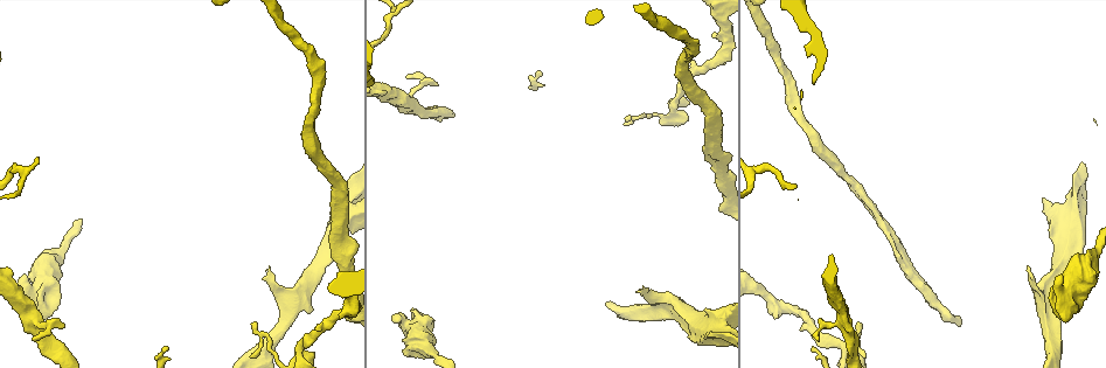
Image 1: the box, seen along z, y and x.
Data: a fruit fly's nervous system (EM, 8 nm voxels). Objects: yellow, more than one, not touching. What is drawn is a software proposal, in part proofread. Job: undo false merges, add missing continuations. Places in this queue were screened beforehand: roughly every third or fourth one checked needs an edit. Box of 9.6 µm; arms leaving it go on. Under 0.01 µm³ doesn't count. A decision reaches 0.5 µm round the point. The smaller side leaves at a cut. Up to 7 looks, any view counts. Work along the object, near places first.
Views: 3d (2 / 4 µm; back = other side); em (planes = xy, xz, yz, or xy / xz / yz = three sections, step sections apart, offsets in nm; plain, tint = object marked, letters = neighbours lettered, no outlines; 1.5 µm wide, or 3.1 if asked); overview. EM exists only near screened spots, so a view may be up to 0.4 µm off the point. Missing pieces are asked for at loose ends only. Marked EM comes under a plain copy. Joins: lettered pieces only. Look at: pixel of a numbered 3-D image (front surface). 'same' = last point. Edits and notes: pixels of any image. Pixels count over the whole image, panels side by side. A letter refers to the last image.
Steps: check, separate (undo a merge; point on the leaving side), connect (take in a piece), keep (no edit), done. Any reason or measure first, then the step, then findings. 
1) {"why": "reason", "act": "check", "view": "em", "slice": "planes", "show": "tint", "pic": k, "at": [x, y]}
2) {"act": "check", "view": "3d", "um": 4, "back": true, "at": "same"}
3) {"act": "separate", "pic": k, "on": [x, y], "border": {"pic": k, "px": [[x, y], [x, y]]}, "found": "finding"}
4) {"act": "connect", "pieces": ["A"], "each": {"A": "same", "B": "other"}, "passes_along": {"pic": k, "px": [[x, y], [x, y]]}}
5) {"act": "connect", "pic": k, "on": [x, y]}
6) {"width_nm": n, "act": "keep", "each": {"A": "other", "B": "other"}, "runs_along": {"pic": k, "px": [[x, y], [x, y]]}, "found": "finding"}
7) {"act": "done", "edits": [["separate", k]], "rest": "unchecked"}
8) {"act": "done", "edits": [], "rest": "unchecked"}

{"why": "sharp bend", "act": "check", "view": "em", "slice": "xz", "step": 4, "show": "tint", "pic": 1, "at": [844, 350]}

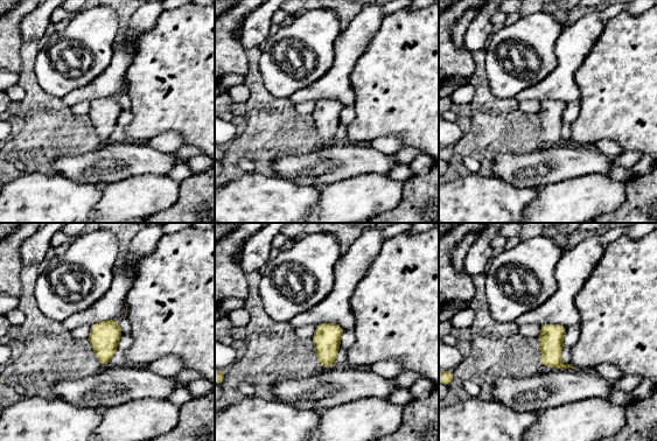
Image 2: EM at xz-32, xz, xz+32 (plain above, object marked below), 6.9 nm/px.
{"why": "cut it another way", "act": "check", "view": "em", "slice": "planes", "show": "letters", "at": "same"}

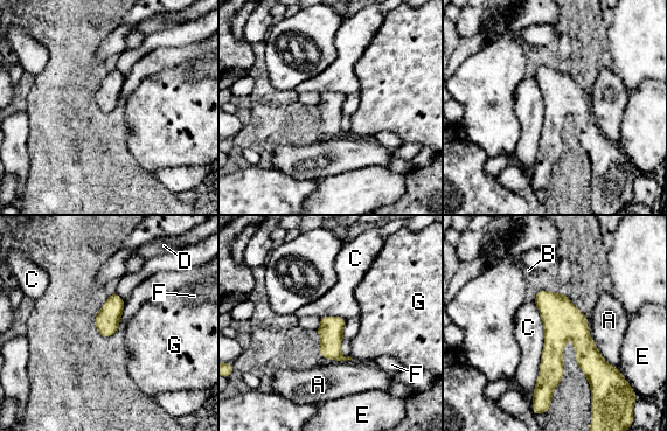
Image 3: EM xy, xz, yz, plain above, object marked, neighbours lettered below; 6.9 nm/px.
{"act": "keep", "each": {"A": "other", "B": "other", "C": "other", "D": "other", "E": "other", "F": "other", "G": "other"}, "border": {"pic": 3, "px": [[534, 300], [544, 345], [532, 402]]}, "found": "all the same cell"}

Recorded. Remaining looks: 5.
{"why": "a fork", "act": "check", "view": "em", "slice": "xy", "step": 8, "show": "tint", "pic": 1, "at": [1067, 255]}

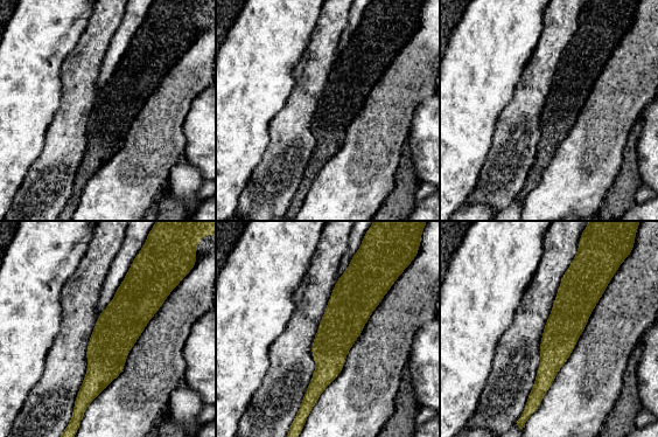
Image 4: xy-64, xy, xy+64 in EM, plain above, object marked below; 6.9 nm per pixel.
{"why": "another direction", "act": "check", "view": "em", "slice": "planes", "show": "tint", "at": "same"}

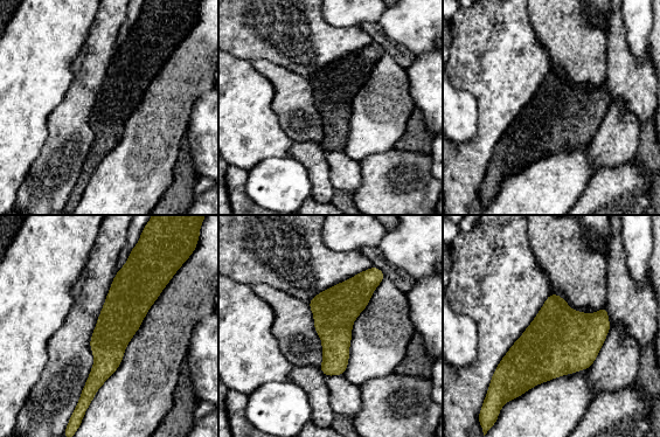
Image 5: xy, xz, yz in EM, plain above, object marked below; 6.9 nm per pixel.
{"act": "check", "view": "em", "slice": "planes", "show": "letters", "at": "same"}

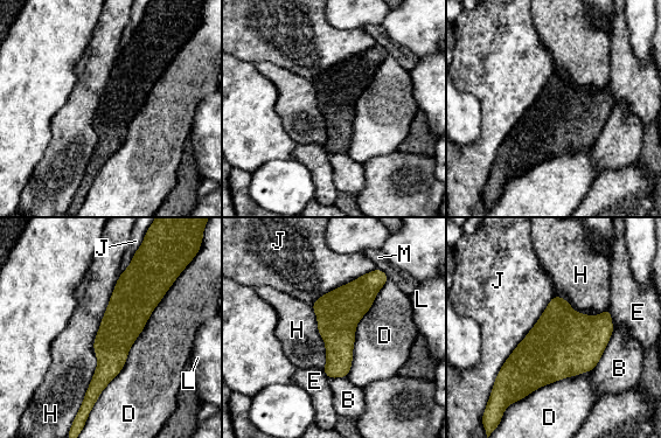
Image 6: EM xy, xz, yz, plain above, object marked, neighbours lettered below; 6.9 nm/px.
{"longest_contact_nm": ["D", 1100], "act": "keep", "each": {"B": "other", "D": "other", "E": "other", "H": "other", "J": "other", "L": "other", "M": "other"}, "border": {"pic": 6, "px": [[180, 273], [92, 405]]}, "found": "continuous, no second cell"}

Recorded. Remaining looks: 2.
{"why": "stops while still wide", "act": "check", "view": "em", "slice": "planes", "show": "letters", "pic": 1, "at": [1055, 309]}

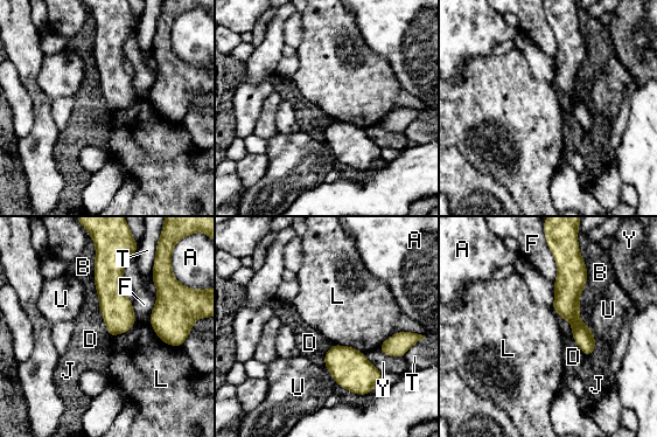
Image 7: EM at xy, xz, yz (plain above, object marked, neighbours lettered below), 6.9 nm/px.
{"longest_contact_nm": ["B", 420], "act": "keep", "each": {"A": "other", "B": "other", "D": "other", "F": "other", "J": "other", "L": "other", "T": "other", "U": "other", "Y": "other"}, "runs_along": {"pic": 7, "px": [[549, 238], [587, 352]]}, "found": "no lettered piece goes on from it"}

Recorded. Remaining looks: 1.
{"act": "done", "edits": [], "rest": "unchecked"}

